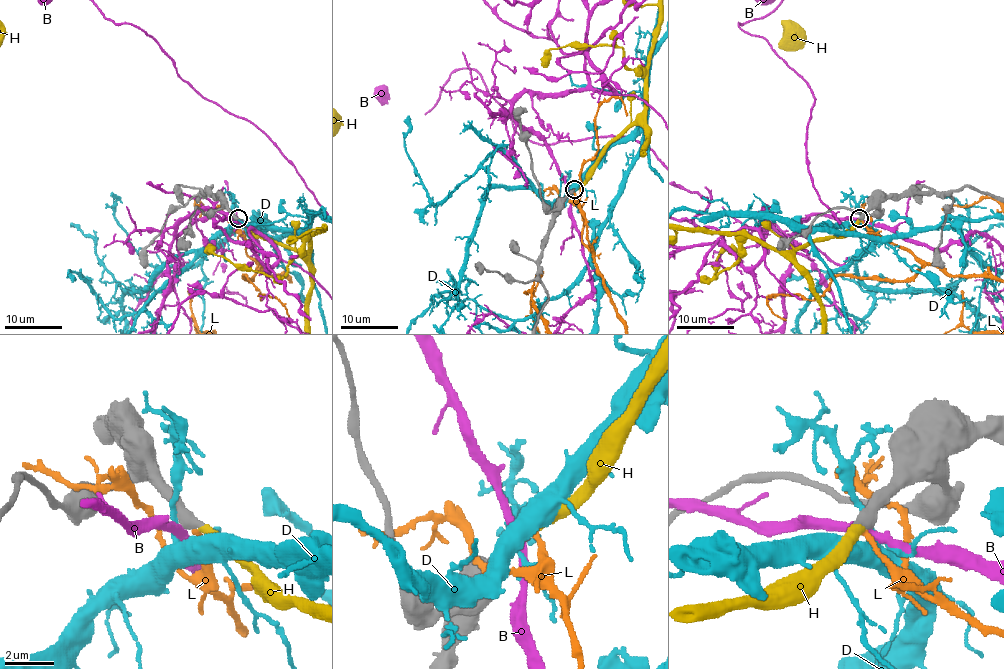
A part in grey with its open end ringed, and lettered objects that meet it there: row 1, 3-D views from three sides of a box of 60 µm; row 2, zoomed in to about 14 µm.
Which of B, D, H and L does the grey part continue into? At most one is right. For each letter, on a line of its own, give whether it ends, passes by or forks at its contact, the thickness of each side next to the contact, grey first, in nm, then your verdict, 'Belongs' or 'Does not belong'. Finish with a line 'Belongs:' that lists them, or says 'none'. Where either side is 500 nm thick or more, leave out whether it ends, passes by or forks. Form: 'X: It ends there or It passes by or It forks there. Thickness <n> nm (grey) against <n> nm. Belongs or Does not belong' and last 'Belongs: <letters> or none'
B: Thickness 600 nm (grey) against 320 nm. Does not belong
D: Thickness 650 nm (grey) against 240 nm. Does not belong
H: Thickness 550 nm (grey) against 400 nm. Belongs
L: Thickness 550 nm (grey) against 200 nm. Does not belong
Belongs: H

